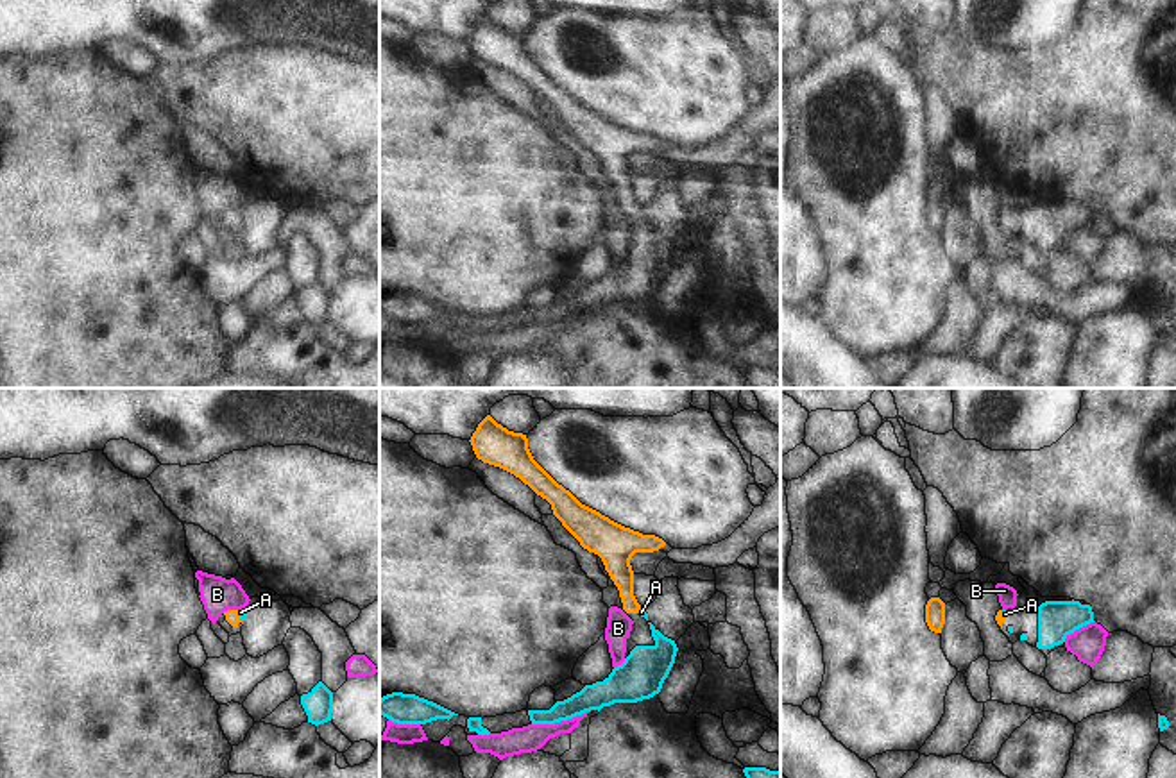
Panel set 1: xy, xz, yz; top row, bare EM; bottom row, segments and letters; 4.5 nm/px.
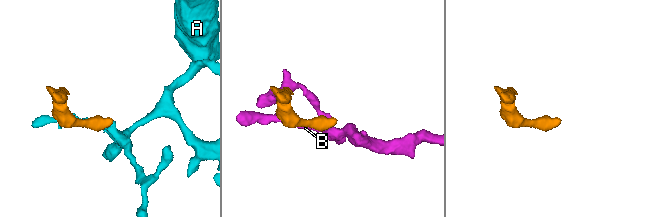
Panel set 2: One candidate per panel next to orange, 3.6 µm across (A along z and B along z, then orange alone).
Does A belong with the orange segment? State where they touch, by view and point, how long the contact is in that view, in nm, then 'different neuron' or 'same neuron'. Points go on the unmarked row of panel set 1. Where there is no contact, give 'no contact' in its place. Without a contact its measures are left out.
meets orange in xy at (237, 215); contact 60 nm long; same neuron

